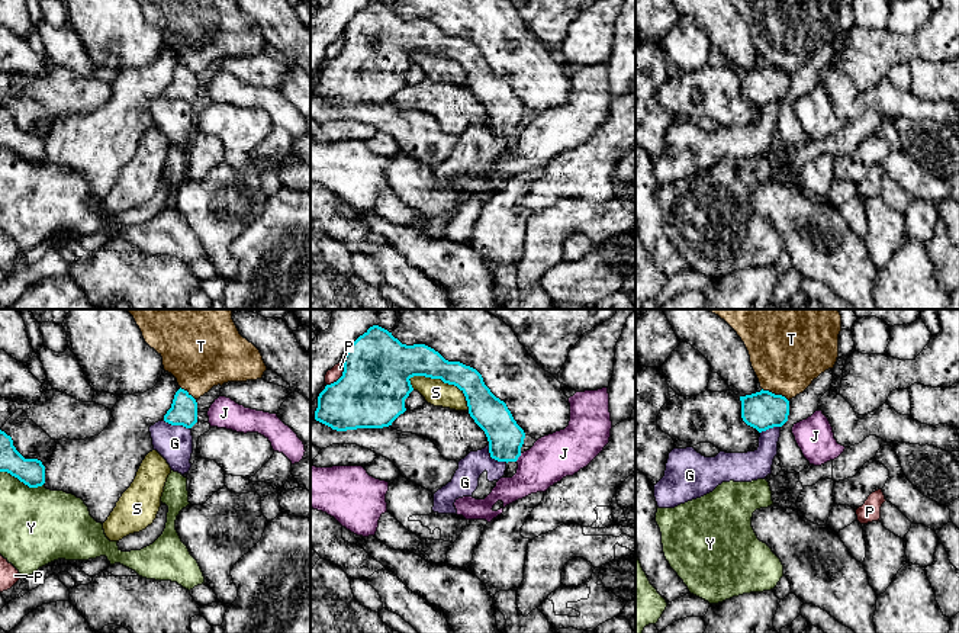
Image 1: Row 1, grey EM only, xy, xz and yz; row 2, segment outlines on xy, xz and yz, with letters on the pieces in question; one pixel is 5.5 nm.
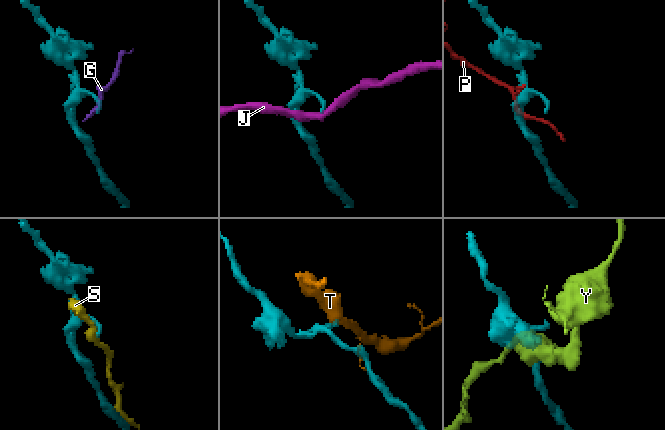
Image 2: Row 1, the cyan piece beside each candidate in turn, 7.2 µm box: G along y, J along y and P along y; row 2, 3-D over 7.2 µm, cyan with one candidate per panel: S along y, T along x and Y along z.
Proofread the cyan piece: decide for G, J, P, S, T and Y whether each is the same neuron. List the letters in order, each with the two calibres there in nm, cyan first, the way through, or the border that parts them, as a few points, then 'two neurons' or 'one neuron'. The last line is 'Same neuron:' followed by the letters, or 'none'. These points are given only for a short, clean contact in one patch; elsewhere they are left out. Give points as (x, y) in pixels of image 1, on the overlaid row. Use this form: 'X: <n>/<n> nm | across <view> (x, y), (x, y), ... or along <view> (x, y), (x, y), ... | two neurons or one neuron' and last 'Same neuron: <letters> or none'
G: 200/150 nm | along xz (488, 444), (488, 452), (492, 458), (507, 462) | two neurons
J: 200/260 nm | along xz (521, 453), (515, 460) | two neurons
P: 380/70 nm | two neurons
S: 190/140 nm | two neurons
T: 220/420 nm | along yz (762, 388), (781, 394), (788, 401) | two neurons
Y: 150/400 nm | two neurons
Same neuron: none

